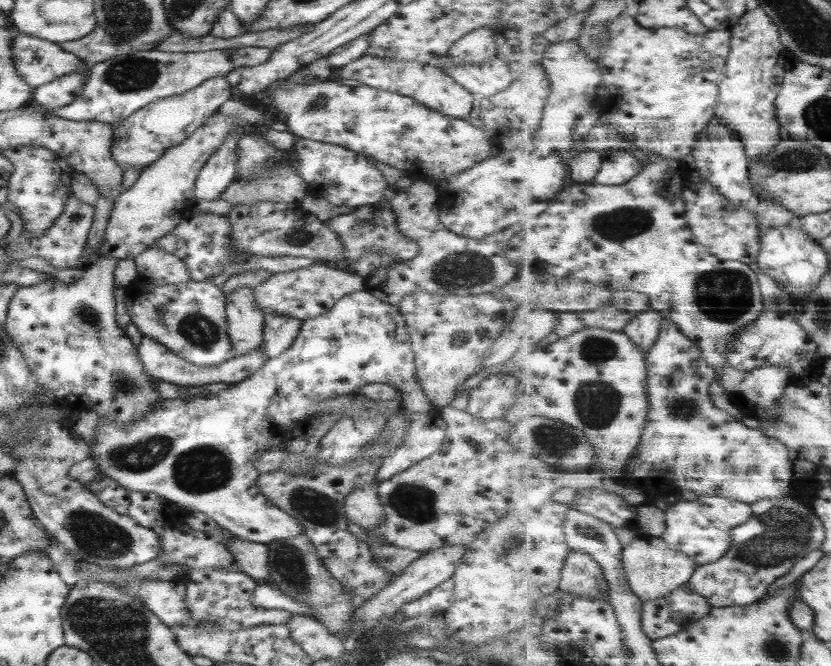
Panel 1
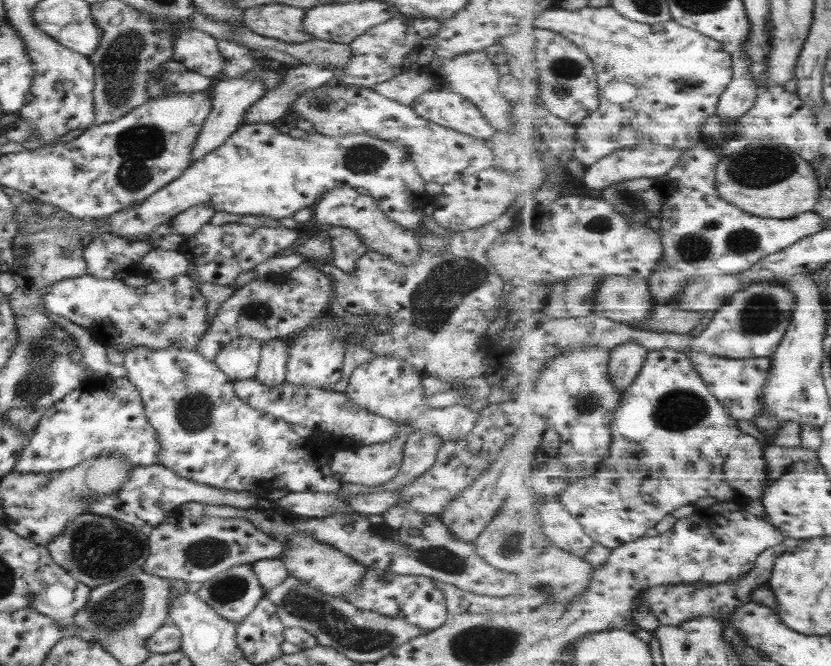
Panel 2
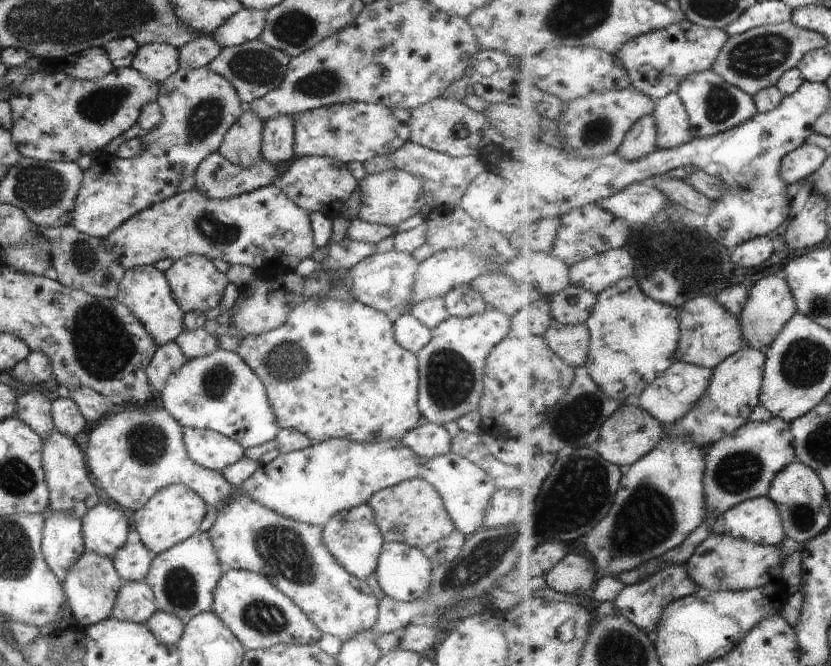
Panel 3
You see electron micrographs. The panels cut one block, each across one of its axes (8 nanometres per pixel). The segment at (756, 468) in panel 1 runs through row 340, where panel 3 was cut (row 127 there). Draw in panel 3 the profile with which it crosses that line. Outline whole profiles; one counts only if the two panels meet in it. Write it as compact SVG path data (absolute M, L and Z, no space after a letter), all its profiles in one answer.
M678 92L669 93L665 98L657 101L654 117L658 126L659 149L679 148L696 138L695 130L690 123L690 115Z

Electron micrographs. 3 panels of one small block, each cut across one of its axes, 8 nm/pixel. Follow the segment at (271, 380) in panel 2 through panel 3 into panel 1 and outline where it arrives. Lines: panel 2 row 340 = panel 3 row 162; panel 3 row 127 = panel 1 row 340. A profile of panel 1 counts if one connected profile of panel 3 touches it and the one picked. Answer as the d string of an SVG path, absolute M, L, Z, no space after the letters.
M265 313L262 327L263 353L267 358L277 357L297 337L302 321L297 318L278 316L277 313Z

